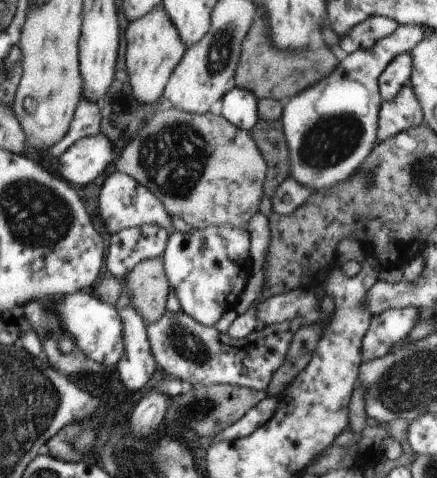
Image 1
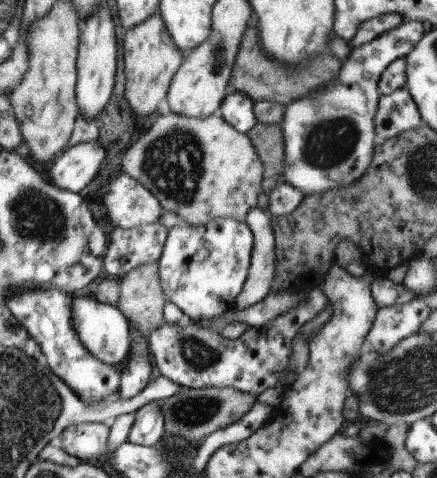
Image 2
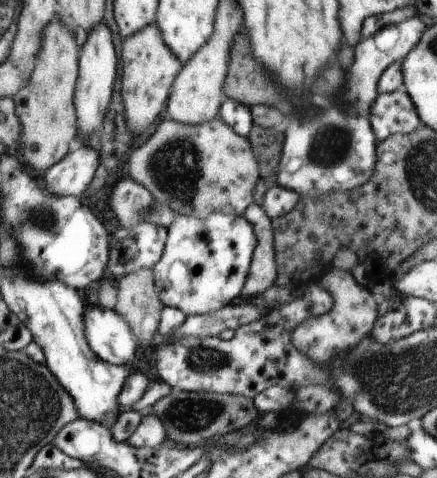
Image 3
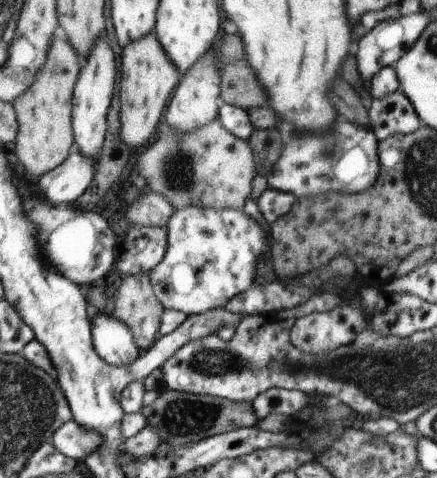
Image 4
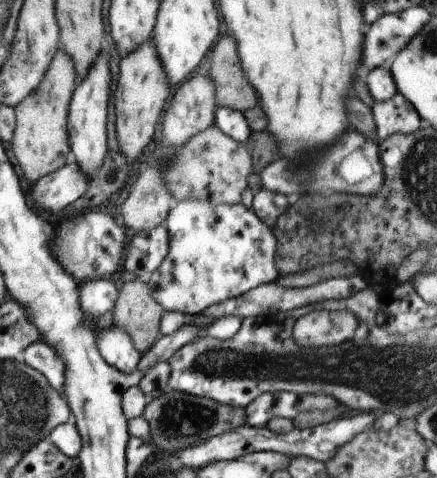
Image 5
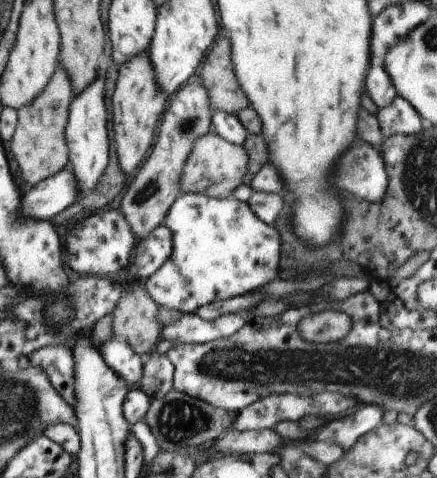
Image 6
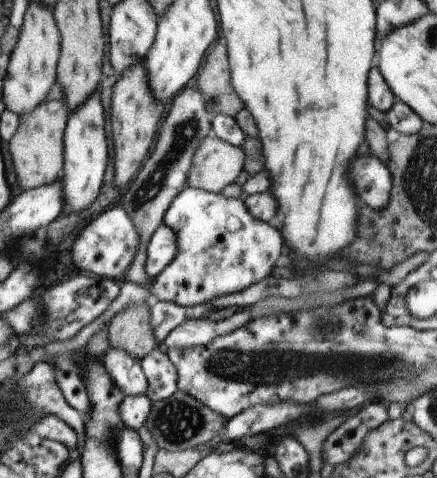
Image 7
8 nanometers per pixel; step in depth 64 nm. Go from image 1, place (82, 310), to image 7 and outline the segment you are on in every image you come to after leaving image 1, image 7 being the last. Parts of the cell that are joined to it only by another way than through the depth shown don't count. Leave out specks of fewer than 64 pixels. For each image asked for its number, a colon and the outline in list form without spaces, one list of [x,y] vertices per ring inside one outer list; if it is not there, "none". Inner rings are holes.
2: [[[87,296],[75,298],[71,304],[71,324],[79,338],[79,342],[85,346],[85,350],[91,354],[91,358],[103,362],[105,366],[123,366],[129,358],[129,324],[121,316],[121,312],[109,304],[99,304],[97,300],[91,300]]]
3: [[[85,302],[83,330],[91,352],[111,366],[129,366],[139,340],[131,334],[129,324],[115,310],[91,306]]]
4: [[[93,314],[89,318],[91,344],[97,356],[109,366],[129,366],[139,358],[139,348],[135,348],[131,332],[127,326],[113,316]]]
5: [[[109,326],[103,330],[95,330],[95,338],[97,352],[107,366],[117,368],[123,374],[129,374],[137,368],[141,354],[135,352],[131,338],[121,328]]]
6: [[[109,338],[99,346],[99,356],[115,376],[119,376],[123,382],[129,384],[131,390],[133,388],[139,390],[143,376],[143,358],[131,352],[125,340]]]
7: [[[109,348],[103,354],[103,370],[111,378],[113,386],[123,396],[137,396],[145,394],[147,380],[141,372],[141,360],[129,356],[119,348]]]

